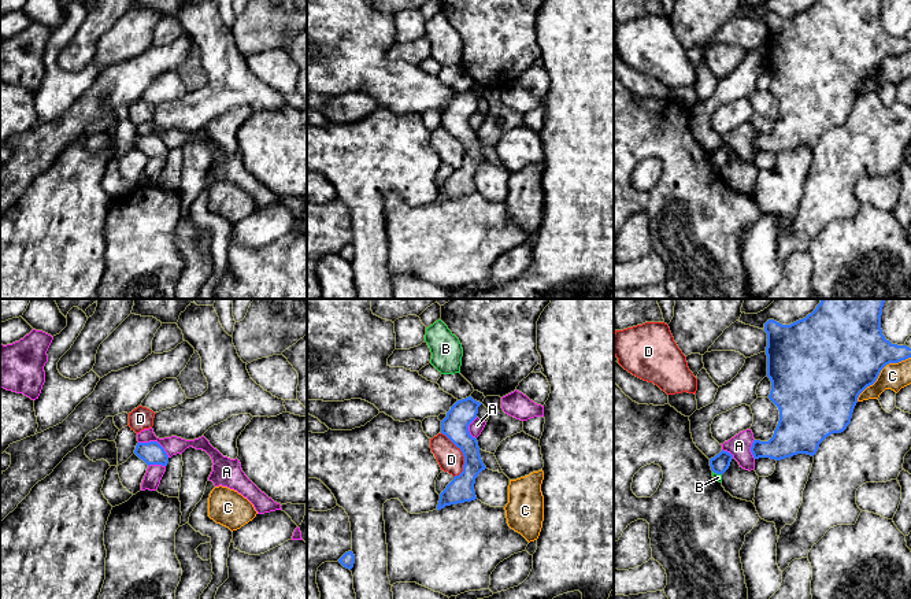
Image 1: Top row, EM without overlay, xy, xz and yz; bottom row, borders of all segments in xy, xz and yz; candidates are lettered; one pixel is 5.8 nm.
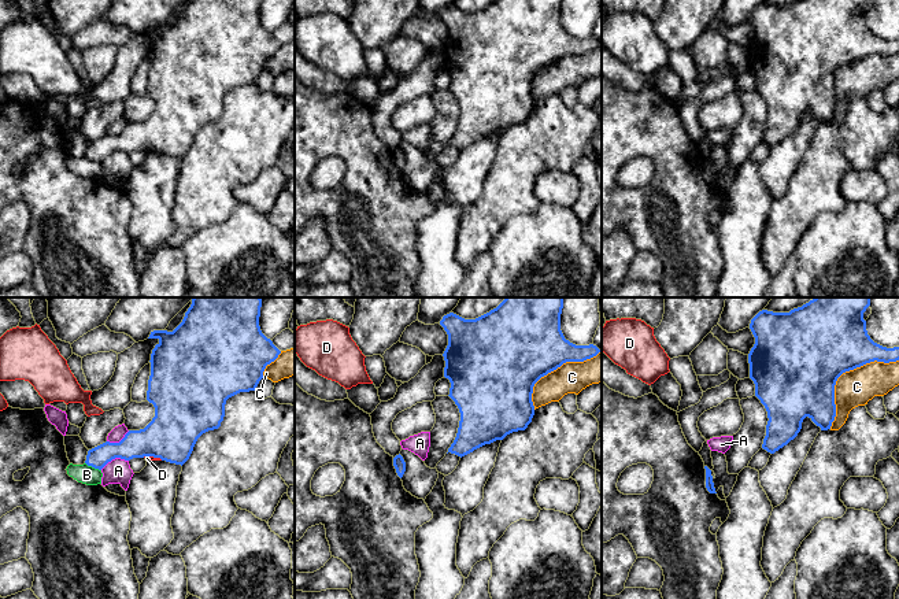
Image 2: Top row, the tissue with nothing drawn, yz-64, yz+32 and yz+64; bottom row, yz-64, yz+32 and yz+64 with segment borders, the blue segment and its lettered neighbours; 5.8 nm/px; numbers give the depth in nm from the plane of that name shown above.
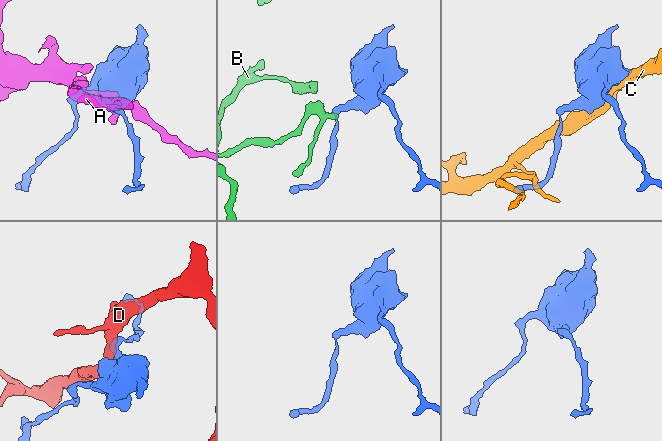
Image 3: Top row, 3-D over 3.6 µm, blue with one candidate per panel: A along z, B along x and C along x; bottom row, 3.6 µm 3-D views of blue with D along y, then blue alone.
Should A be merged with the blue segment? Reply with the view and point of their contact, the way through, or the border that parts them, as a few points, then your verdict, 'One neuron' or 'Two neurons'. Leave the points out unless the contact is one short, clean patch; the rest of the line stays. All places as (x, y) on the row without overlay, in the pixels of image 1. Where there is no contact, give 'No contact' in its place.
Touches blue at xy (155, 135). Boundary: xy (139, 135), (156, 135), (169, 150). Two neurons

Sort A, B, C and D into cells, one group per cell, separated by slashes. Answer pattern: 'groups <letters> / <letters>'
groups A / B / C / D

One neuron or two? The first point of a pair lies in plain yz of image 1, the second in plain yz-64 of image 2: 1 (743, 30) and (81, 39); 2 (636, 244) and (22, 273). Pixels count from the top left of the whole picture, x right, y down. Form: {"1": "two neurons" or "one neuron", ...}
{"1": "one neuron", "2": "two neurons"}

